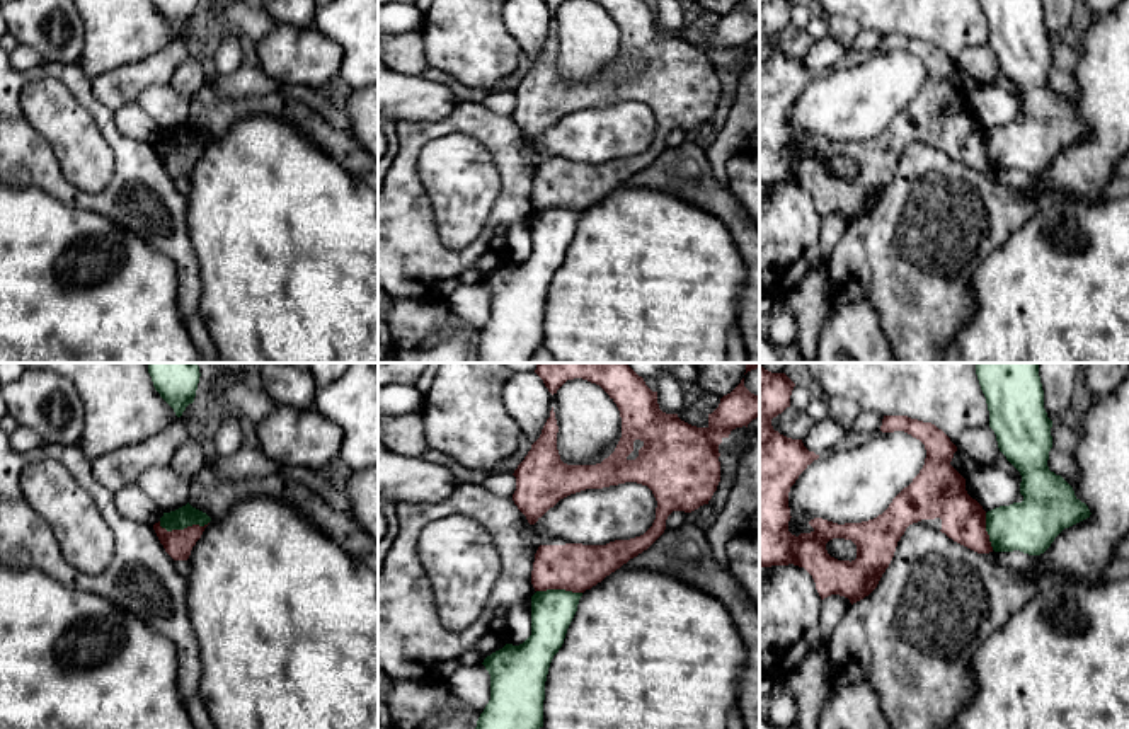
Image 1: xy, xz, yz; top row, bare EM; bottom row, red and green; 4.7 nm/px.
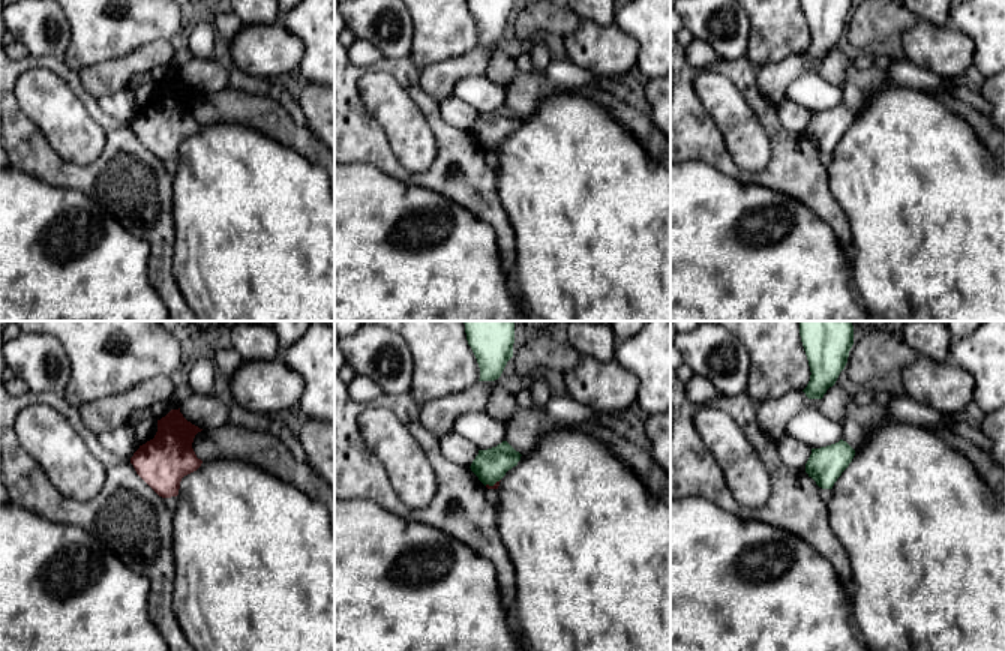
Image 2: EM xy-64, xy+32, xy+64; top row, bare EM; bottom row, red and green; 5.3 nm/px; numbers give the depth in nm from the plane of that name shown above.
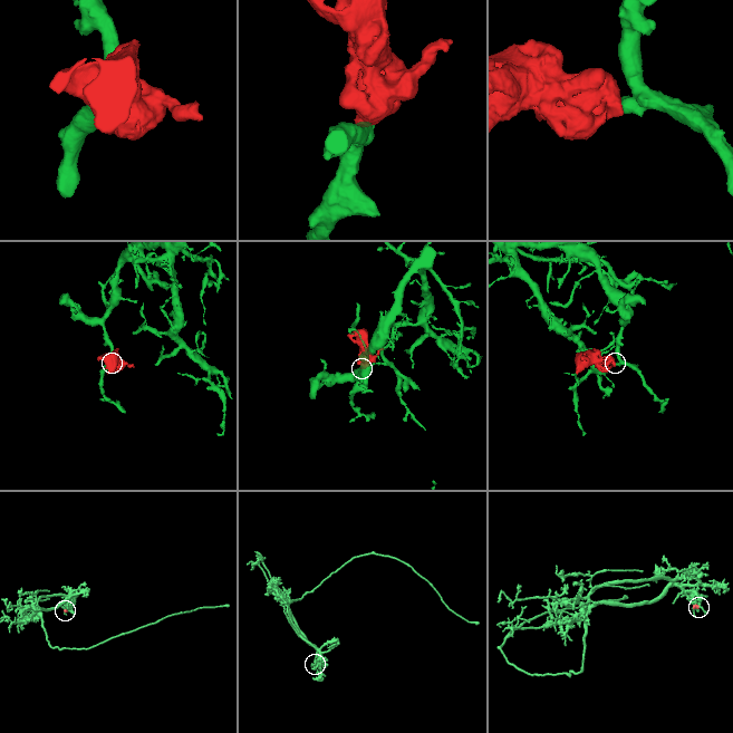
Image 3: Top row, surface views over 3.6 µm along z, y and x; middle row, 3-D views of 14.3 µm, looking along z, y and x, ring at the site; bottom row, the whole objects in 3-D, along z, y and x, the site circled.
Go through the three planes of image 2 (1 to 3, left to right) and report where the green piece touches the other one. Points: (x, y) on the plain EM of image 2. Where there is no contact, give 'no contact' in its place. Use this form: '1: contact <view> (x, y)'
1: no contact
2: contact xy+32 (494, 149)
3: no contact

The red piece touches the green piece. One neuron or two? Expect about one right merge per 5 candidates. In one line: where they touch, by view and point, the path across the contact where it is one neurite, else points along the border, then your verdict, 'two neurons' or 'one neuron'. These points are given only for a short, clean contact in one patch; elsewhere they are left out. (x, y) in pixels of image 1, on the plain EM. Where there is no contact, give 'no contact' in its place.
xy (184, 147) | along xy (208, 140), (171, 149), (159, 143) | two neurons

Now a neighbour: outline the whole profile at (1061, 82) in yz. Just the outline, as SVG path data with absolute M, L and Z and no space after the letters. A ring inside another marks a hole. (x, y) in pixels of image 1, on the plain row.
M1051 66L1047 85L1051 90L1061 95L1071 95L1078 92L1076 80L1071 72L1061 72L1056 66Z

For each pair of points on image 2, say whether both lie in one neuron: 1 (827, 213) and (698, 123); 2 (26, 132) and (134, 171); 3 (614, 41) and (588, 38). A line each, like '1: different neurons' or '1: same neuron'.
1: same neuron
2: same neuron
3: same neuron

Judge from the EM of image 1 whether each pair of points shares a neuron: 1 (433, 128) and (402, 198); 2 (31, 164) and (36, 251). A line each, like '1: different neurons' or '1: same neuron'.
1: same neuron
2: different neurons

